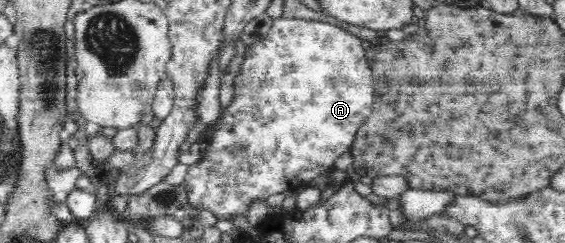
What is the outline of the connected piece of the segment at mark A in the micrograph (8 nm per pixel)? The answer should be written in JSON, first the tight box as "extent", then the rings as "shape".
{"extent":[184,17,375,219],"shape":[[[284,17],[276,19],[264,40],[247,48],[241,74],[235,78],[234,82],[235,97],[231,106],[224,112],[224,122],[217,128],[209,143],[203,146],[200,161],[189,166],[184,181],[188,187],[188,206],[194,211],[207,208],[213,210],[219,219],[230,219],[234,212],[247,210],[252,199],[266,199],[271,194],[300,189],[329,169],[334,164],[334,160],[350,148],[358,129],[368,116],[372,115],[371,111],[374,109],[375,81],[368,65],[366,52],[359,38],[336,25],[306,19],[284,19]]]}

